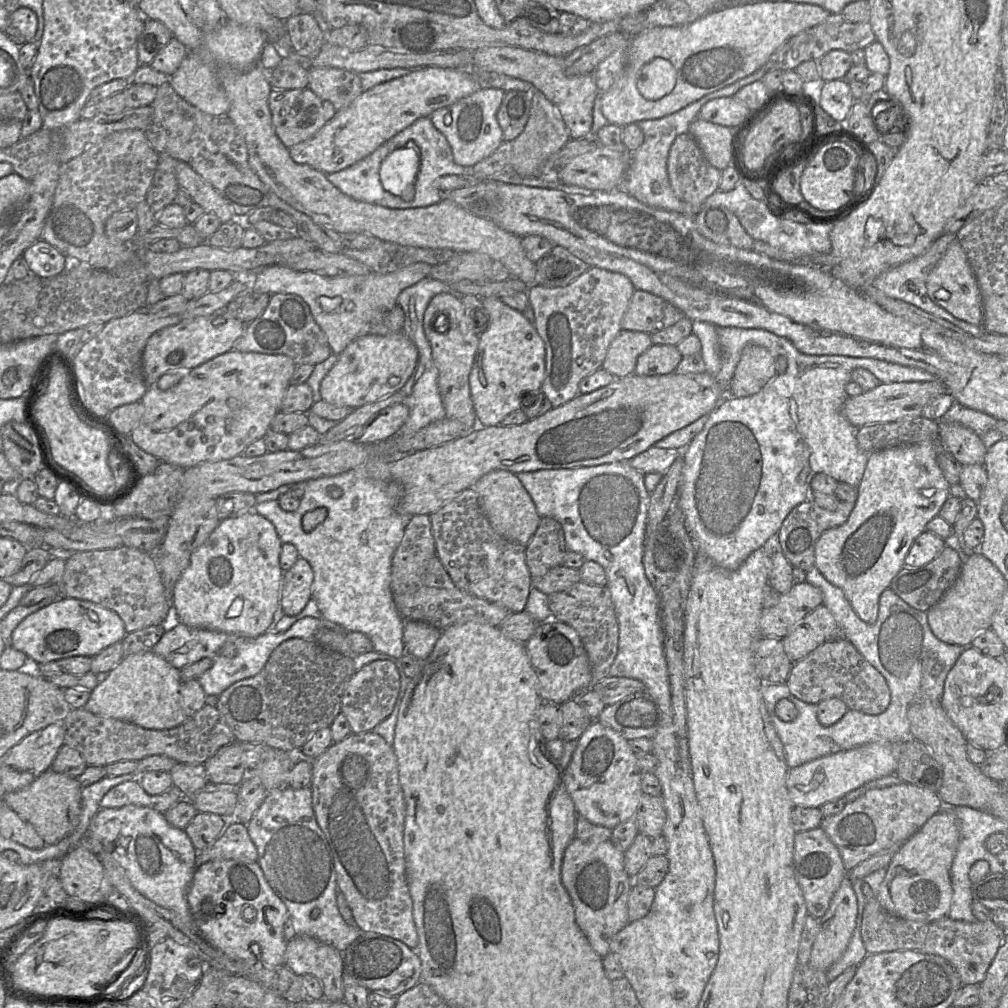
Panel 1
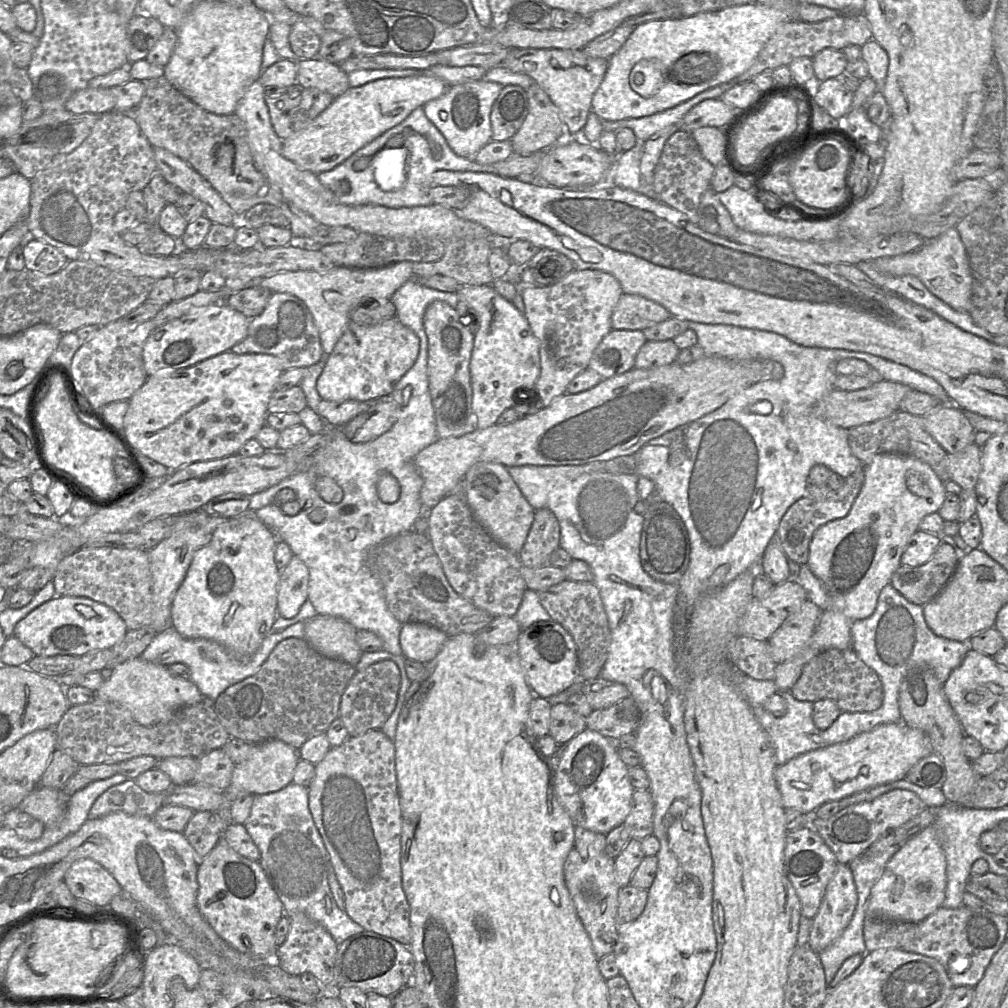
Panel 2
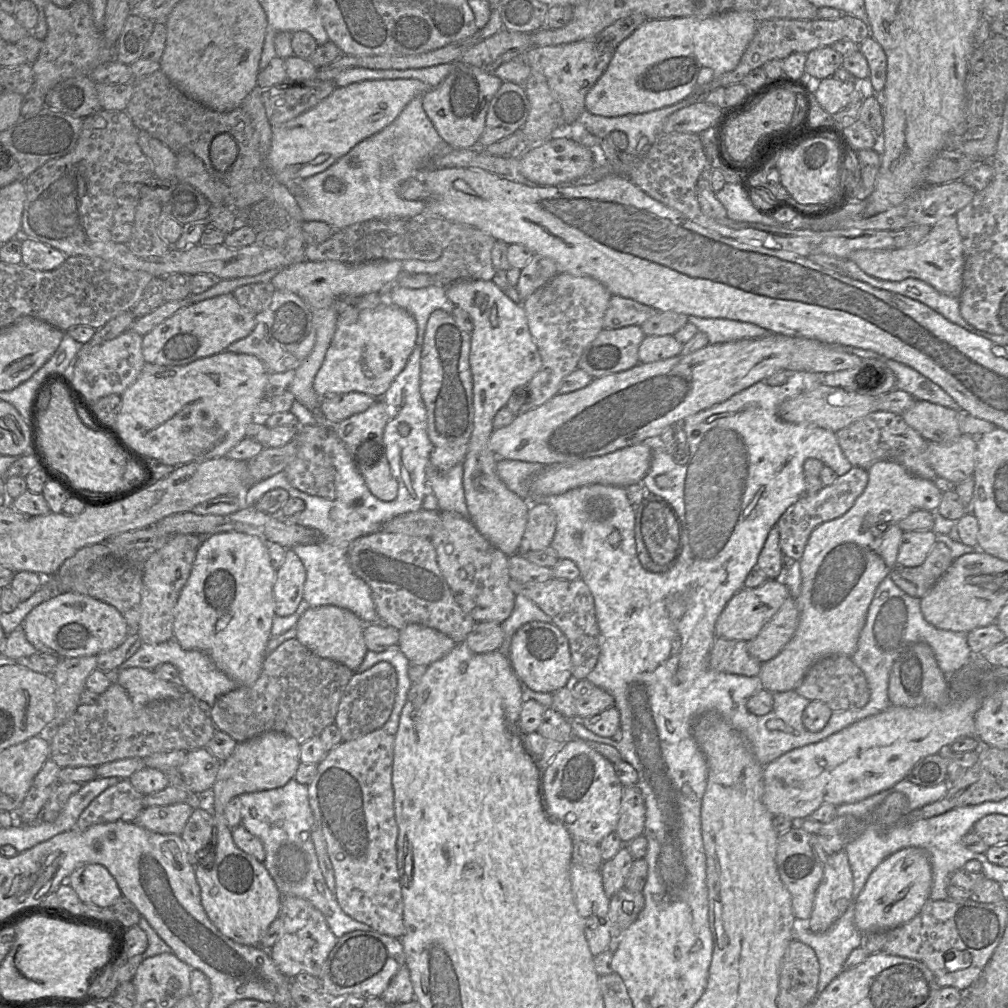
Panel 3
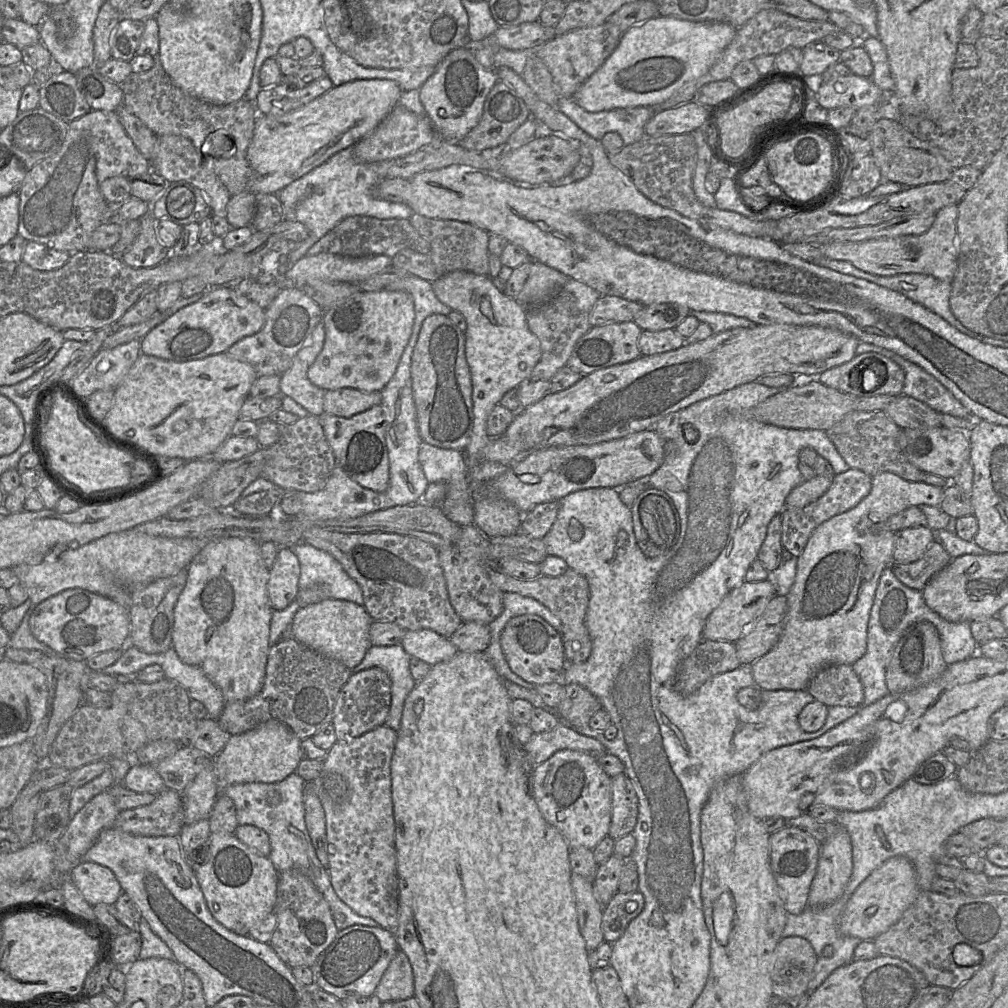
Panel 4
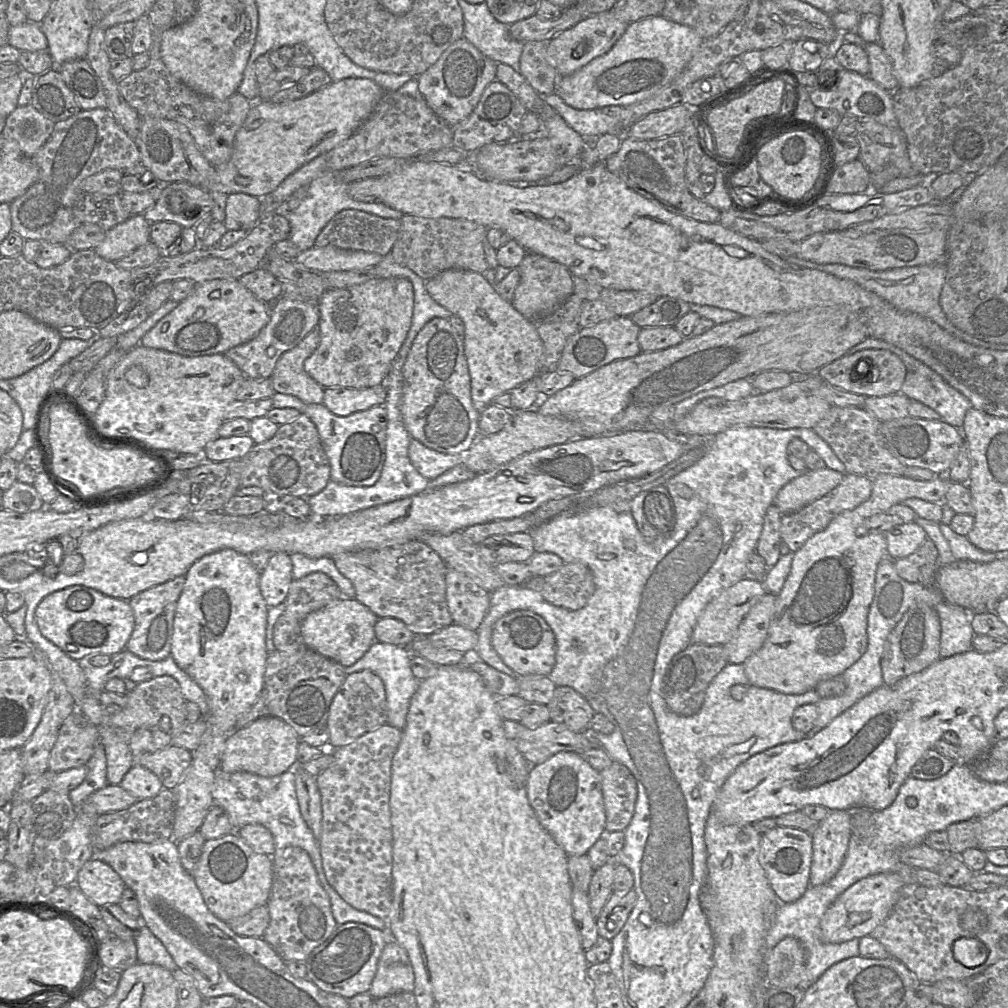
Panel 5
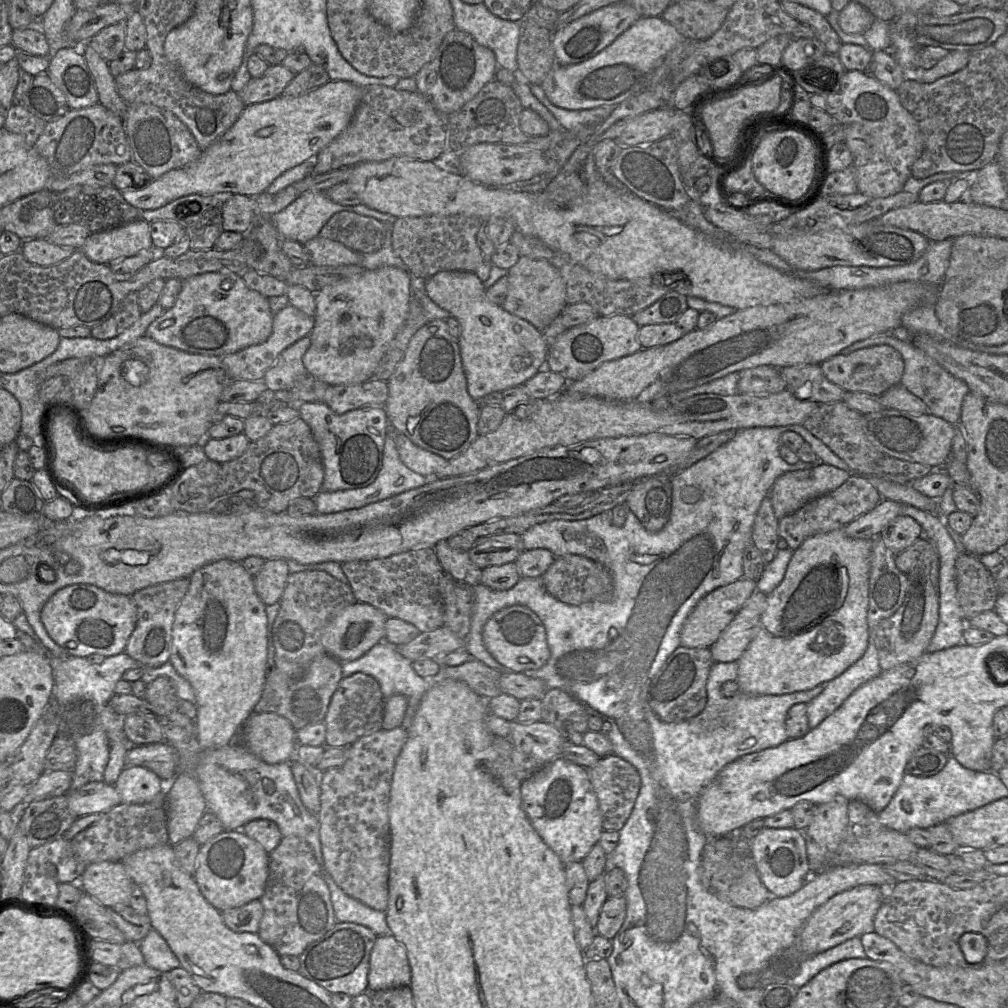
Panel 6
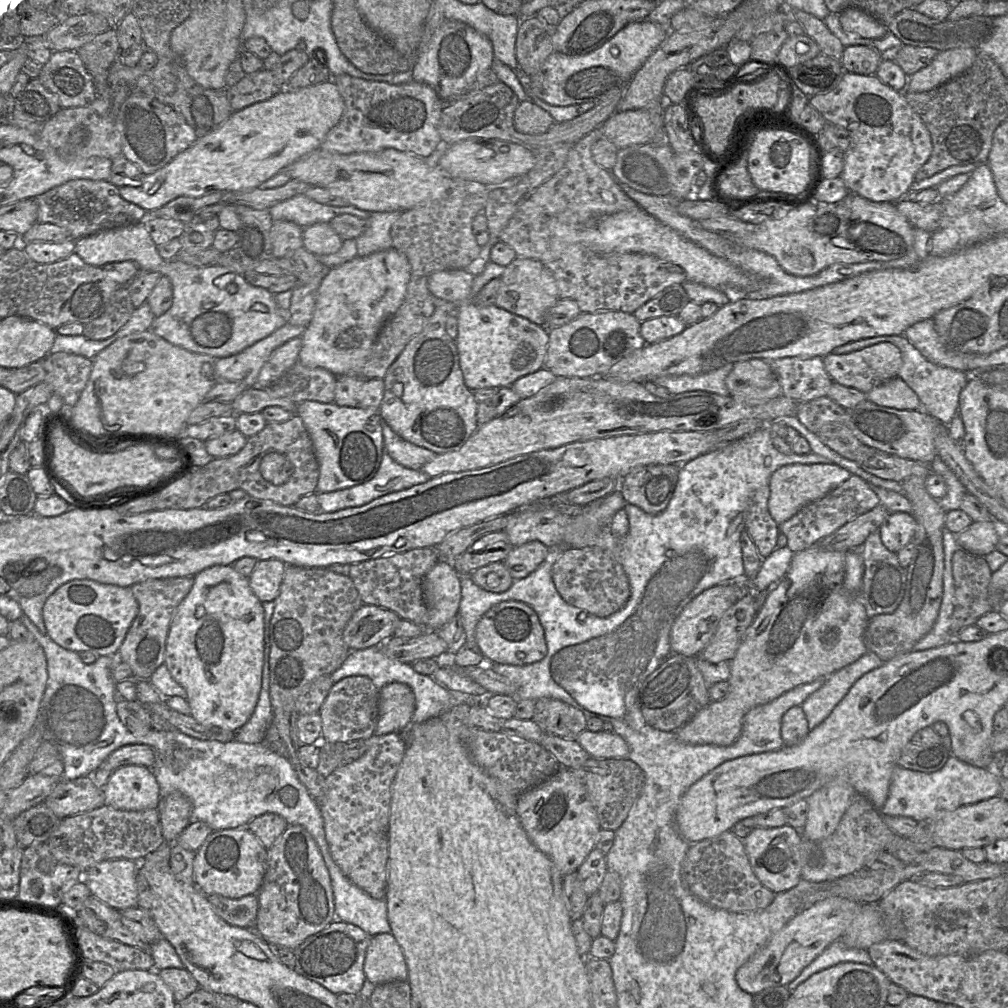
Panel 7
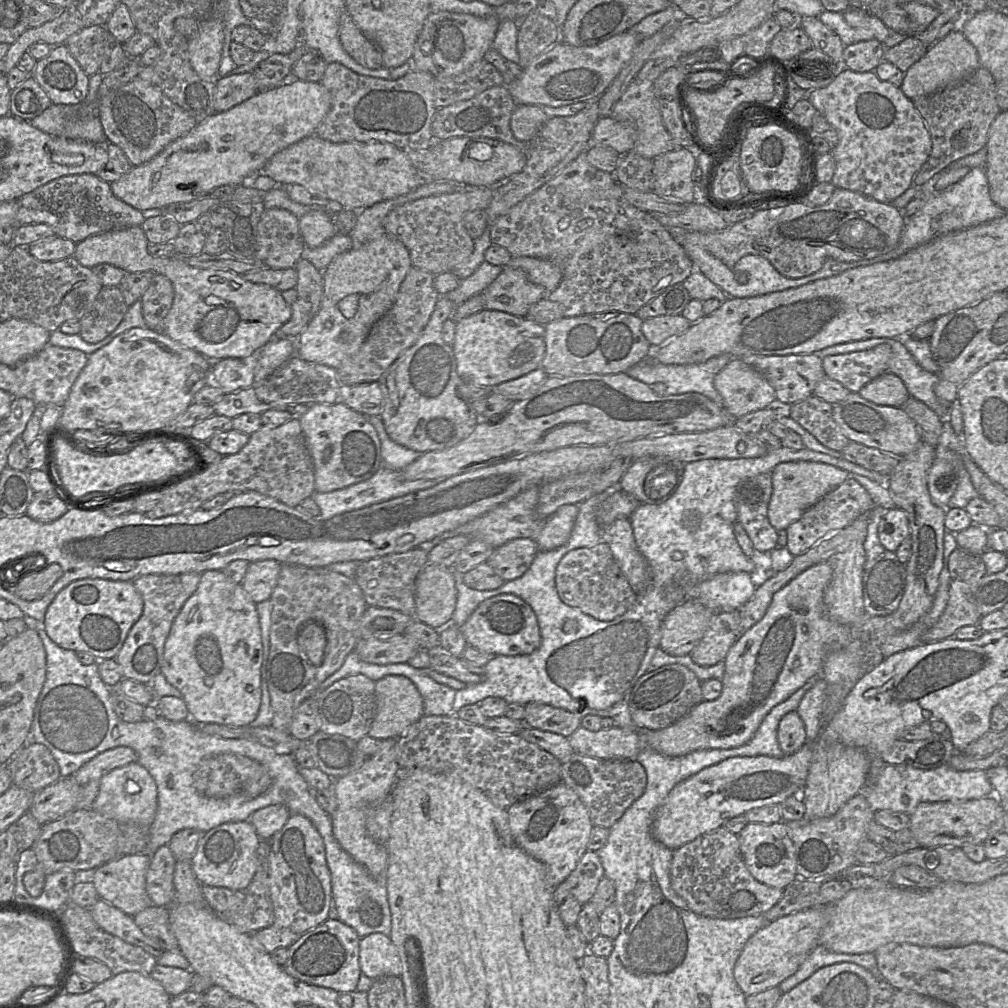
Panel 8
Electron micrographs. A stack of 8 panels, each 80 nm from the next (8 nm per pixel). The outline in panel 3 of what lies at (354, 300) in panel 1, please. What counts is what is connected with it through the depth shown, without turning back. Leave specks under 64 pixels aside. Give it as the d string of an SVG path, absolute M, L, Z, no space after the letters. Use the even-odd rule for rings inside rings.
M380 259L358 264L333 260L315 262L304 260L283 268L271 279L270 282L276 290L288 291L298 295L313 313L313 324L316 332L315 344L308 357L294 370L295 376L288 388L288 391L295 396L296 401L310 411L320 408L321 397L314 390L313 381L324 361L336 330L338 313L334 309L334 300L341 295L378 293L386 283L396 278L401 270L403 270L401 260Z

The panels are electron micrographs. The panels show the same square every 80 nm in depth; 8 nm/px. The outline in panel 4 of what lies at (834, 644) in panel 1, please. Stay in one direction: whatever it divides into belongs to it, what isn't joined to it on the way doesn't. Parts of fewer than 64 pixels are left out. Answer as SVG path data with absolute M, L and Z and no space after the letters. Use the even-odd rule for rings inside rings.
M831 665L820 670L810 681L807 691L827 707L855 707L864 700L863 685L852 665Z

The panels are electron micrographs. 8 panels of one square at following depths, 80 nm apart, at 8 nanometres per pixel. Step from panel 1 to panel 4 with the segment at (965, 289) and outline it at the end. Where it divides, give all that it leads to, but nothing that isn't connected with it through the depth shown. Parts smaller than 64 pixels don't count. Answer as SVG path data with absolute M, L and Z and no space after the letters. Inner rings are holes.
M957 205L940 209L929 230L920 235L904 235L890 238L871 239L860 242L829 242L820 247L825 258L847 261L858 269L878 275L893 276L903 273L931 275L952 283L958 264Z

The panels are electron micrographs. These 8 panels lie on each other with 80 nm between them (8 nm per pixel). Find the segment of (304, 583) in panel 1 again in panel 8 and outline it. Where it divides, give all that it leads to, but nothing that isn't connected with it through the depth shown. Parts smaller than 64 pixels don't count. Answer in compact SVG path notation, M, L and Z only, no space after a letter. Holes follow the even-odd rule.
M273 559L249 563L241 585L254 603L270 599L280 568L281 564Z

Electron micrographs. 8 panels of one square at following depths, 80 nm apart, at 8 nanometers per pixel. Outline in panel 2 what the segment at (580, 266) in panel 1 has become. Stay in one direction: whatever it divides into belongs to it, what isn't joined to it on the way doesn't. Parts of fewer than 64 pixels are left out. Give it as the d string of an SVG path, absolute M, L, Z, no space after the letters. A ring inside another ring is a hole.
M541 249L520 268L520 282L525 287L547 287L556 284L570 272L575 265L564 254L551 249Z

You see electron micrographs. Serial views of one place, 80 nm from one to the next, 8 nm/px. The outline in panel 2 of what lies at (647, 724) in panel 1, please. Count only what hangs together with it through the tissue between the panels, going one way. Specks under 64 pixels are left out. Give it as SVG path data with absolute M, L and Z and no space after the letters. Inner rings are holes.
M631 696L603 709L593 710L585 717L586 728L595 730L607 738L620 738L635 734L641 721L641 713Z

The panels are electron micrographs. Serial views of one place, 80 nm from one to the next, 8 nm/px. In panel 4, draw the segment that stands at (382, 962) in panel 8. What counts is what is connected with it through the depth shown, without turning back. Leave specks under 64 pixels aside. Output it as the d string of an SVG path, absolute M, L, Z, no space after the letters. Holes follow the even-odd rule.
M398 950L384 971L375 991L381 1002L405 1000L414 995L412 967L406 954Z

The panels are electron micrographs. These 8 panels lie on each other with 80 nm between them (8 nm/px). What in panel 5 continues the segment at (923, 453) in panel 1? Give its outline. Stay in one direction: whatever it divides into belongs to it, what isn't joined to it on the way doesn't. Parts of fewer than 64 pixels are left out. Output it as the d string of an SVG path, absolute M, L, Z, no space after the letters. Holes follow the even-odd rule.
M881 474L873 481L868 500L853 510L837 515L824 530L813 534L794 553L789 575L782 590L776 595L775 611L764 644L743 663L749 684L784 694L803 694L815 689L816 685L825 679L842 675L856 663L867 649L868 614L875 593L876 571L880 561L887 556L885 532L869 532L858 536L857 529L862 527L869 517L909 498L942 503L951 483L953 482L946 476L921 481Z

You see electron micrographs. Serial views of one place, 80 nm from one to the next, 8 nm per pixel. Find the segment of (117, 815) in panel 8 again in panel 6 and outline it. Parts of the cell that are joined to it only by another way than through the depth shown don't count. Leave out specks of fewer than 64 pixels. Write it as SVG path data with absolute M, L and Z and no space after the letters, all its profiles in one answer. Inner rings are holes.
M125 767L115 789L124 804L144 804L162 796L168 783L144 767Z

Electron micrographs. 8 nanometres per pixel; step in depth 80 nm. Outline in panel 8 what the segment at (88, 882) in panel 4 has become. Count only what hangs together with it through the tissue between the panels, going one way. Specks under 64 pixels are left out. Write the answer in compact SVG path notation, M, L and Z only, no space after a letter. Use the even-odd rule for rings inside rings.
M149 854L124 856L96 868L91 874L91 880L101 900L133 917L142 910L153 906L146 891L146 874L149 865Z

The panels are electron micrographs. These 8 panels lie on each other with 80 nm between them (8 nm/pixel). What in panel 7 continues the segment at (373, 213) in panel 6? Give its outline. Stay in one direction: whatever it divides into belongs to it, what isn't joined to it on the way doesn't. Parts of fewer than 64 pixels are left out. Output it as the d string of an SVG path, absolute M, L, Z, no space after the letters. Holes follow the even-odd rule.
M298 194L290 199L281 201L268 209L272 221L287 220L294 222L301 228L315 223L329 223L334 217L351 214L367 219L371 212L361 210L355 206L328 206L317 203L304 194Z

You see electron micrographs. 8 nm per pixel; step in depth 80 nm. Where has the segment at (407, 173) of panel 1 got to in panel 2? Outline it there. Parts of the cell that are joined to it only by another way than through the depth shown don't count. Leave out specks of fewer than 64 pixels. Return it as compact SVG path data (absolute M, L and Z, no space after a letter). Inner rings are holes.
M403 147L385 149L374 159L374 176L383 191L400 189L406 181L407 150Z

